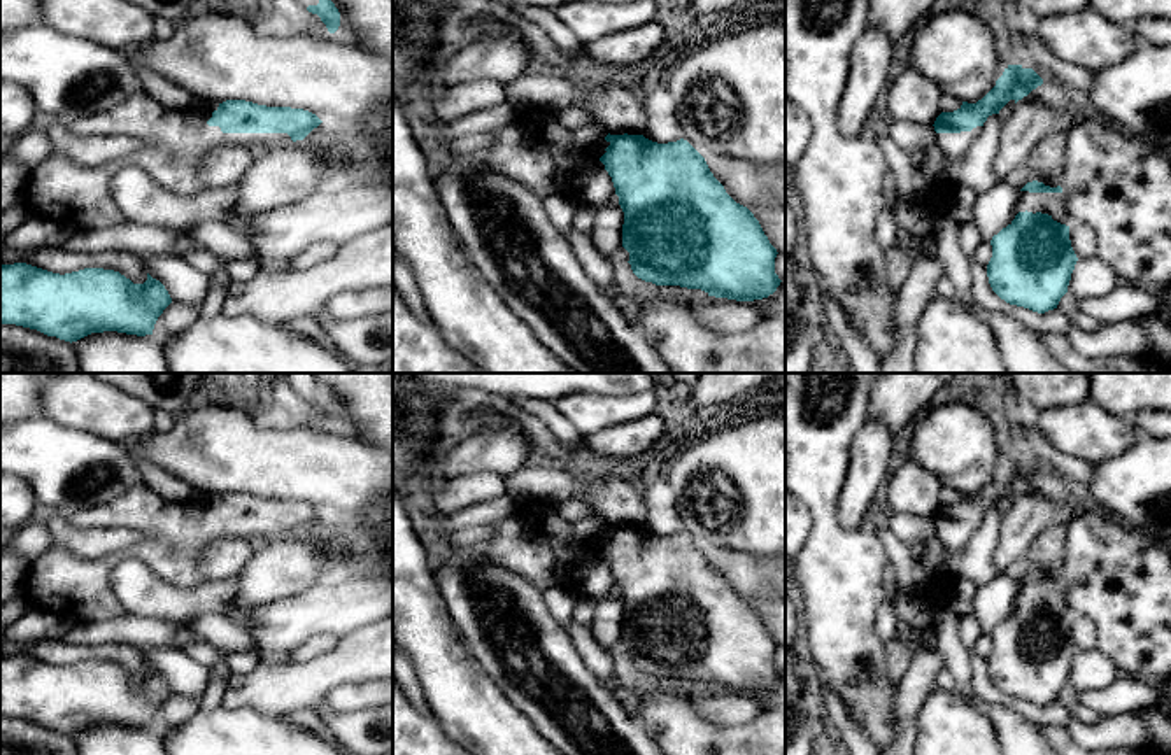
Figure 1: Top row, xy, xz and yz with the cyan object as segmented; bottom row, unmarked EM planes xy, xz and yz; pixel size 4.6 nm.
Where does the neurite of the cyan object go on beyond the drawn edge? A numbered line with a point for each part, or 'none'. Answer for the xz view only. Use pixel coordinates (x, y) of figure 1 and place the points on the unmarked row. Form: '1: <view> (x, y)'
1: xz (533, 543)

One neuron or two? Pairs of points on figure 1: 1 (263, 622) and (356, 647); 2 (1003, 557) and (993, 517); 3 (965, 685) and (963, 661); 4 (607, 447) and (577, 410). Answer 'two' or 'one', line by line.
1: two
2: two
3: one
4: two

